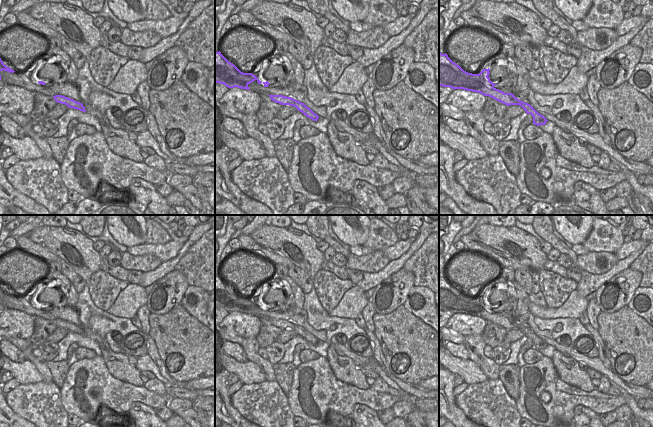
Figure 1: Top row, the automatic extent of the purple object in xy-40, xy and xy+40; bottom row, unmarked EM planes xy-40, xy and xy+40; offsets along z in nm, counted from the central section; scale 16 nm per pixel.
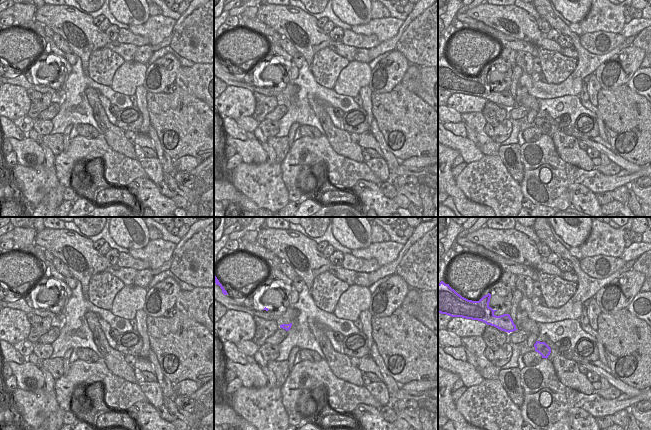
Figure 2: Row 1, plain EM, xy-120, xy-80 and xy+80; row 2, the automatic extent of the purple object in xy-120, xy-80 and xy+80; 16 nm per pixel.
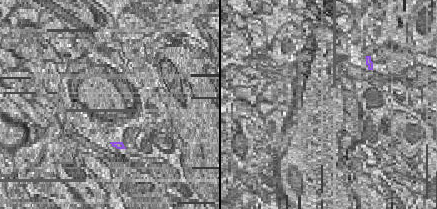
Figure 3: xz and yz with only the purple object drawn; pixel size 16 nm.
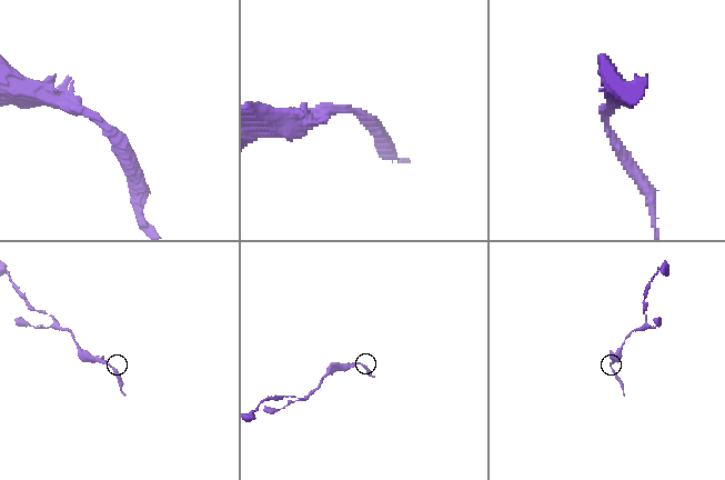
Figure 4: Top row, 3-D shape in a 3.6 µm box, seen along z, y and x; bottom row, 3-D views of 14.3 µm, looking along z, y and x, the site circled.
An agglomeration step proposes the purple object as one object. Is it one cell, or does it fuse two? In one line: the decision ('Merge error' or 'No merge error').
No merge error

